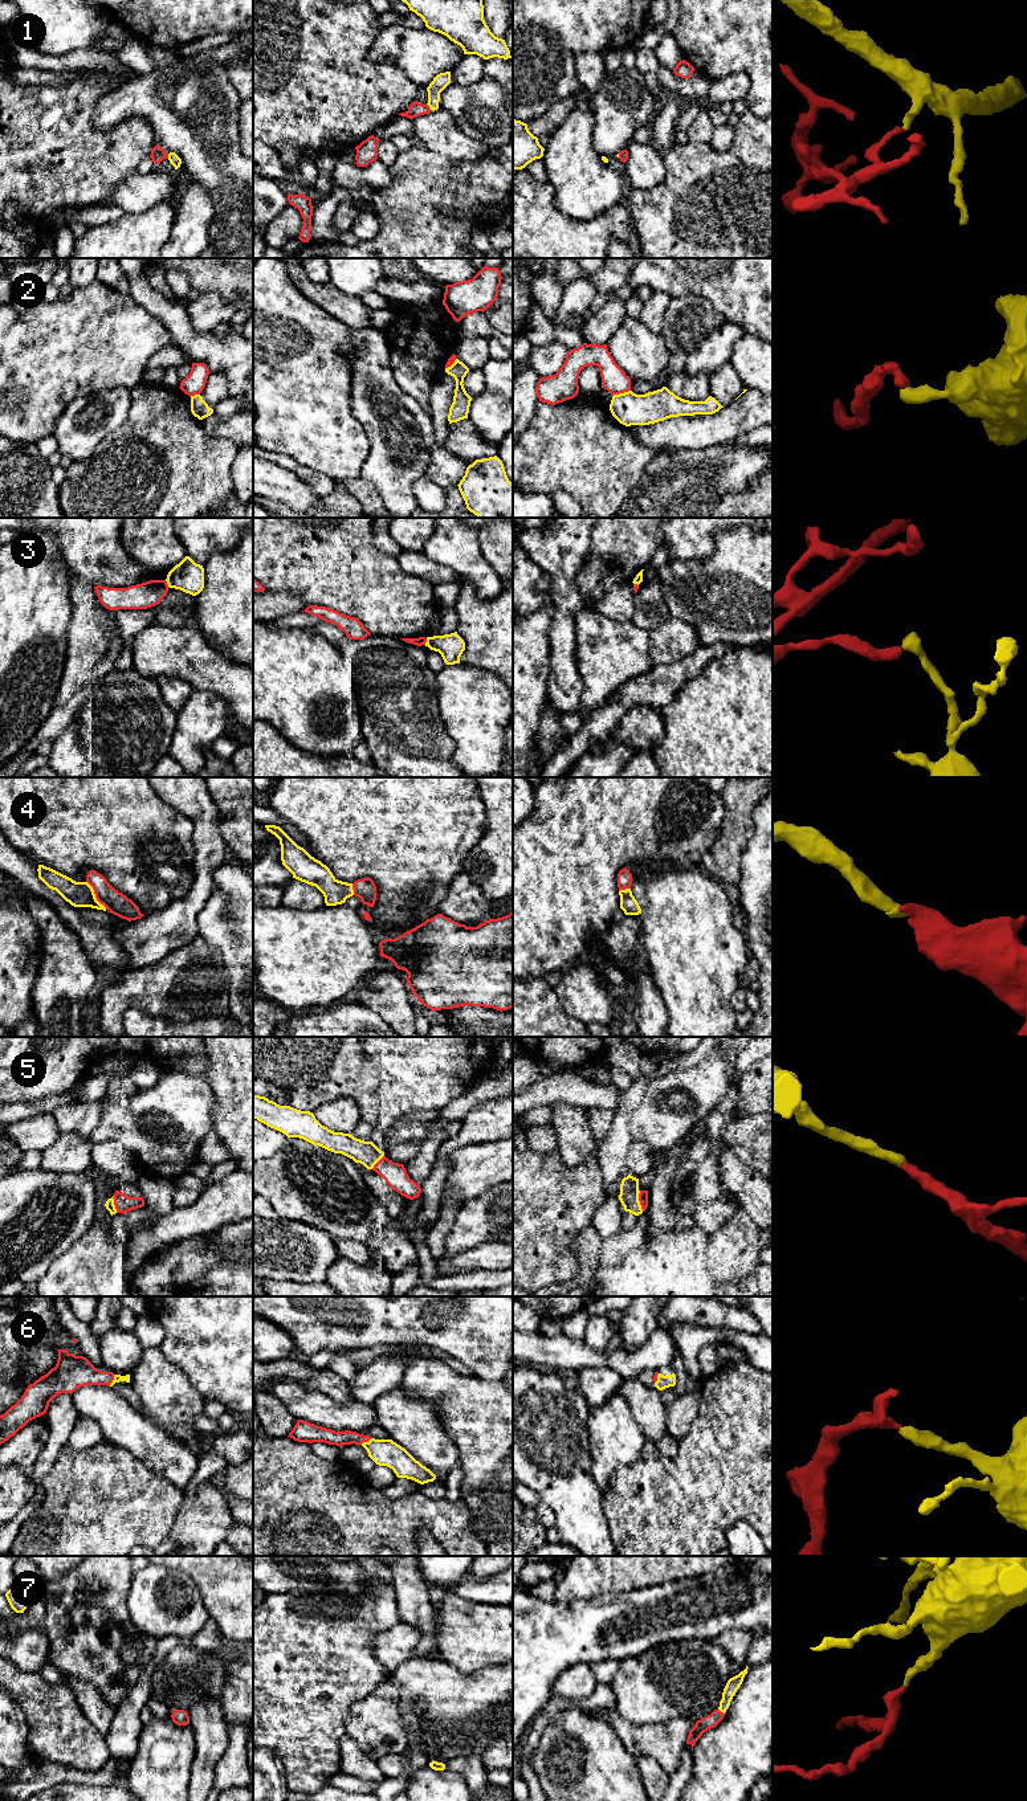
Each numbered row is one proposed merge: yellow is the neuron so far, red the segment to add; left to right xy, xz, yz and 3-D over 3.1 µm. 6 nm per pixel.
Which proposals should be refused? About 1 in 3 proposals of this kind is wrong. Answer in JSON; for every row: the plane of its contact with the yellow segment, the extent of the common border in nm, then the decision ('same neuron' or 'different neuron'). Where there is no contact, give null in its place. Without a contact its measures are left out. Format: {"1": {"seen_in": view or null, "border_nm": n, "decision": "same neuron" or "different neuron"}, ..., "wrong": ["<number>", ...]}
{"1": {"seen_in": "xz", "border_nm": 60, "decision": "same neuron"}, "2": {"seen_in": "yz", "border_nm": 110, "decision": "different neuron"}, "3": {"seen_in": "xy", "border_nm": 60, "decision": "different neuron"}, "4": {"seen_in": "xy", "border_nm": 200, "decision": "same neuron"}, "5": {"seen_in": "yz", "border_nm": 130, "decision": "same neuron"}, "6": {"seen_in": "xy", "border_nm": 80, "decision": "same neuron"}, "7": {"seen_in": "yz", "border_nm": 50, "decision": "same neuron"}, "wrong": ["2", "3"]}

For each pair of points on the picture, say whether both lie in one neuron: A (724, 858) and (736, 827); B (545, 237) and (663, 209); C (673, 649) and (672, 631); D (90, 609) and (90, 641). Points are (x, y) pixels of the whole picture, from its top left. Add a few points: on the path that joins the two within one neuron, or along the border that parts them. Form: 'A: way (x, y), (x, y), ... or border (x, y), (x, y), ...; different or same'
A: way (726, 850), (736, 834); same
B: border (626, 204), (631, 220); different
C: way (672, 645), (672, 634); same
D: way (90, 617), (90, 633); same

